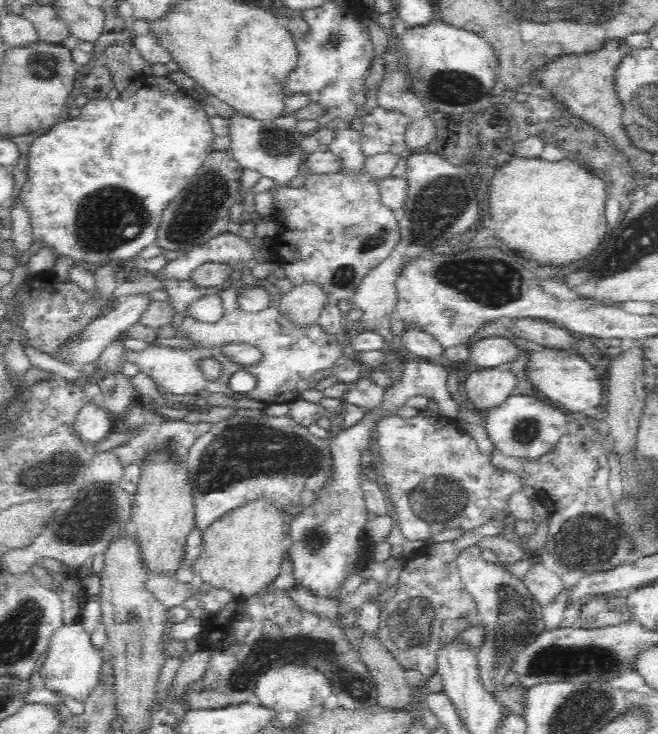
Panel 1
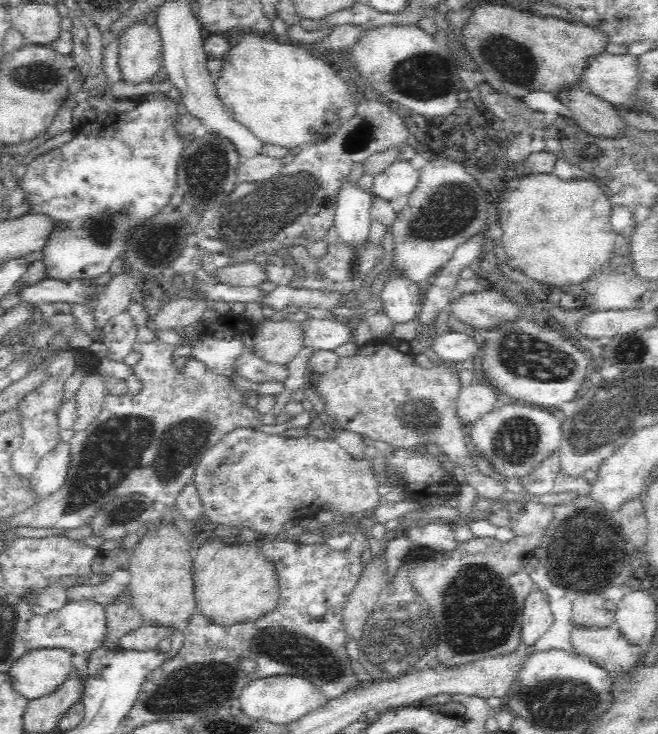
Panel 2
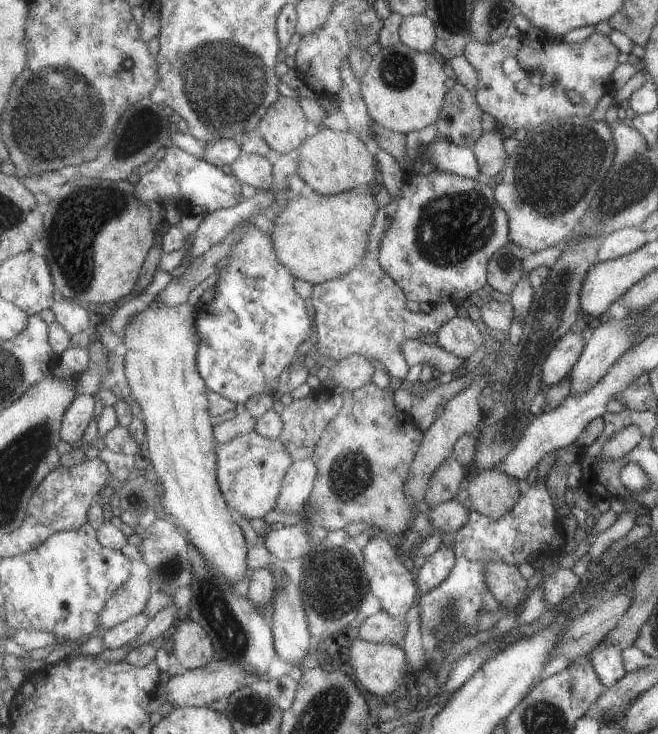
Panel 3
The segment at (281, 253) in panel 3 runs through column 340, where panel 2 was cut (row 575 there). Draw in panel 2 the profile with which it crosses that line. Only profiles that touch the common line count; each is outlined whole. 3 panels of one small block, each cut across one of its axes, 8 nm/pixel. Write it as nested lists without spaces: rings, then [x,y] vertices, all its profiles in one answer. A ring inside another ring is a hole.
[[[208,536],[194,558],[194,584],[196,584],[196,604],[218,624],[234,624],[240,620],[256,620],[272,612],[280,600],[280,580],[276,564],[268,558],[264,544],[228,544],[220,536]]]

